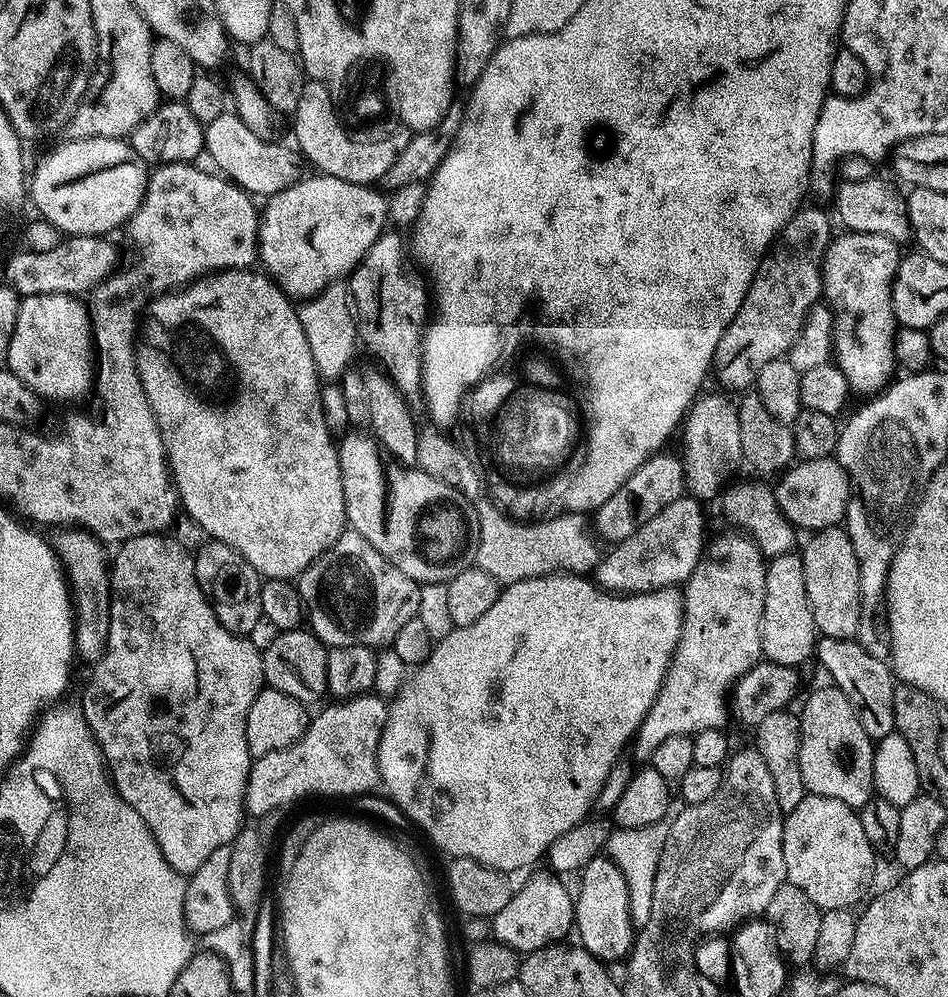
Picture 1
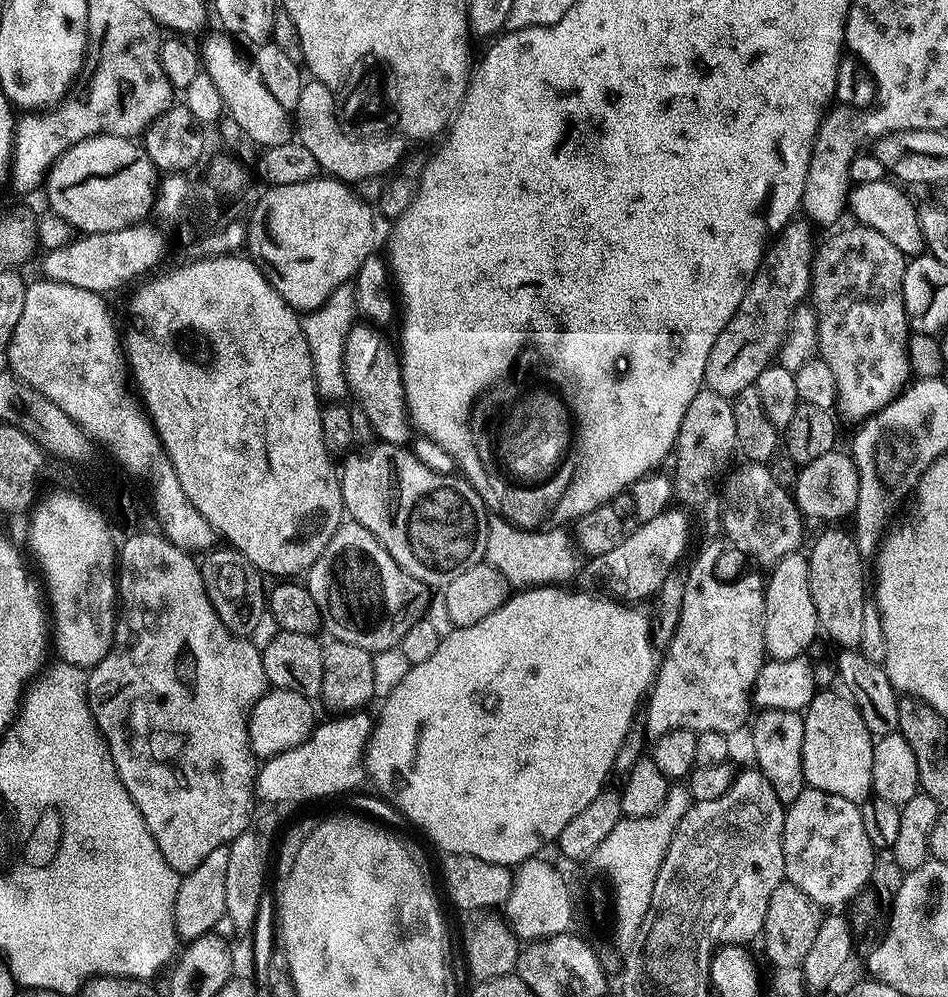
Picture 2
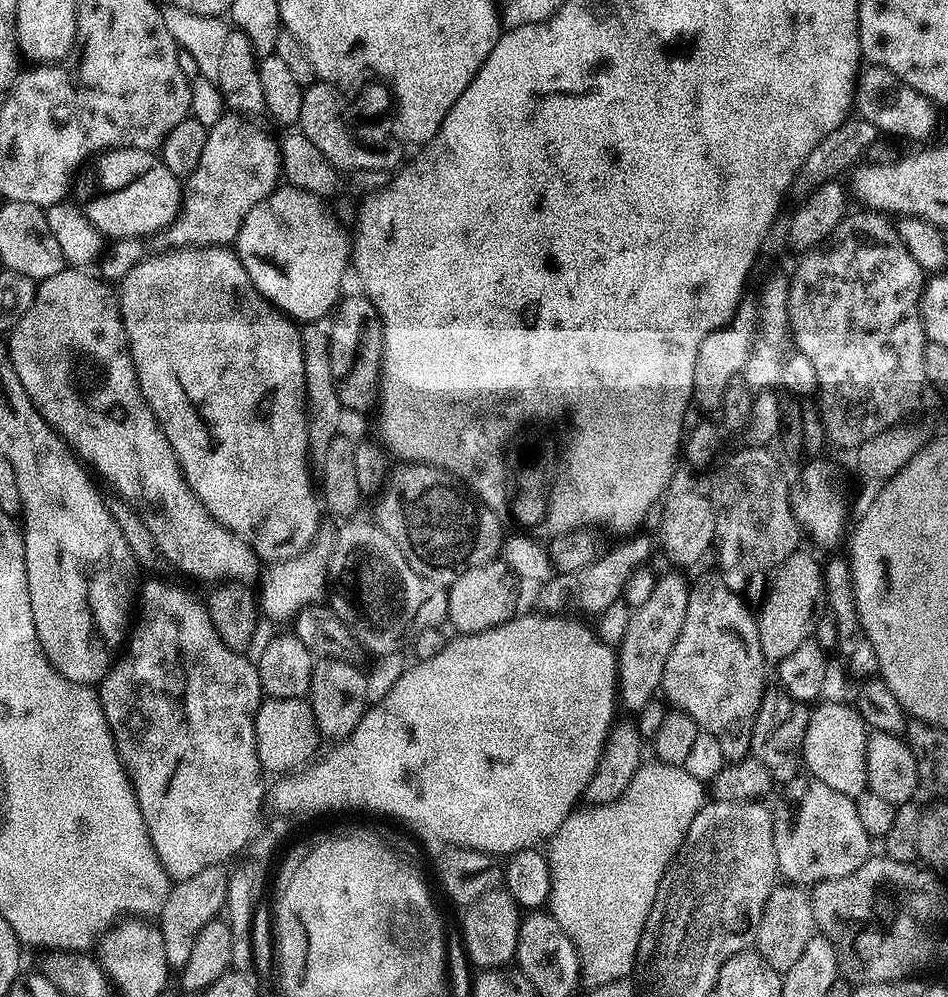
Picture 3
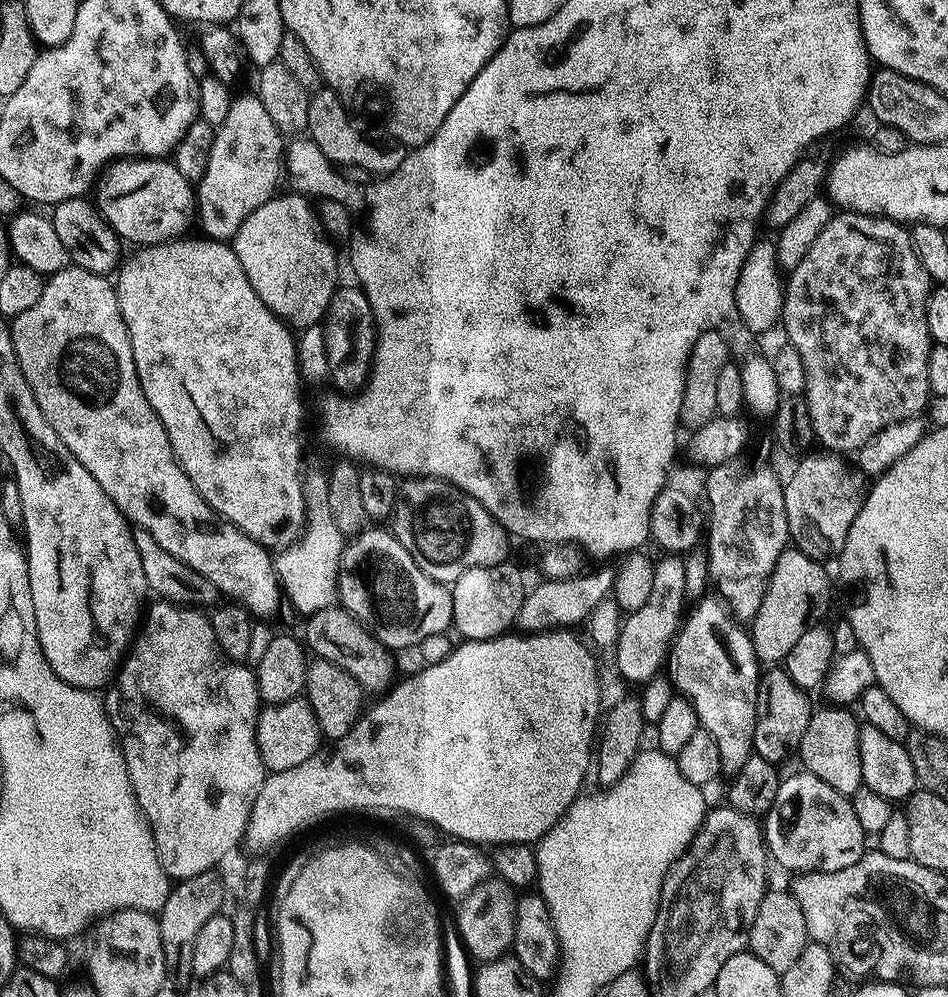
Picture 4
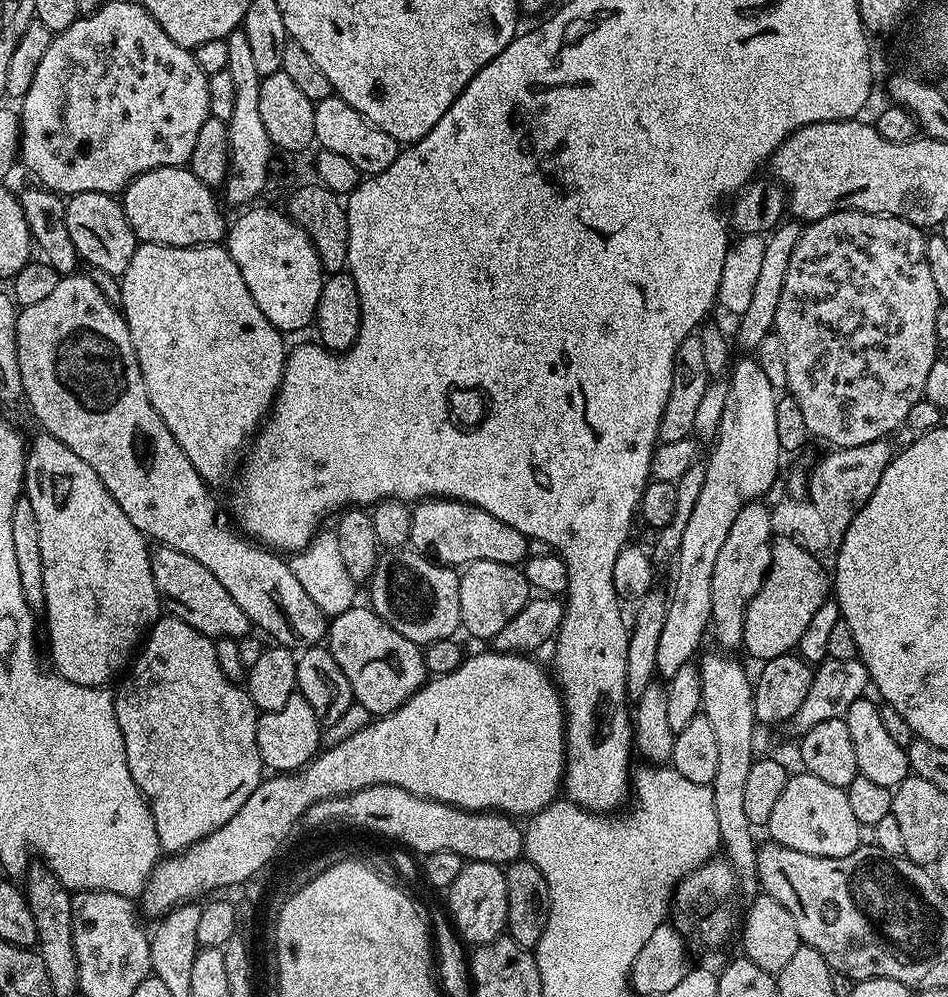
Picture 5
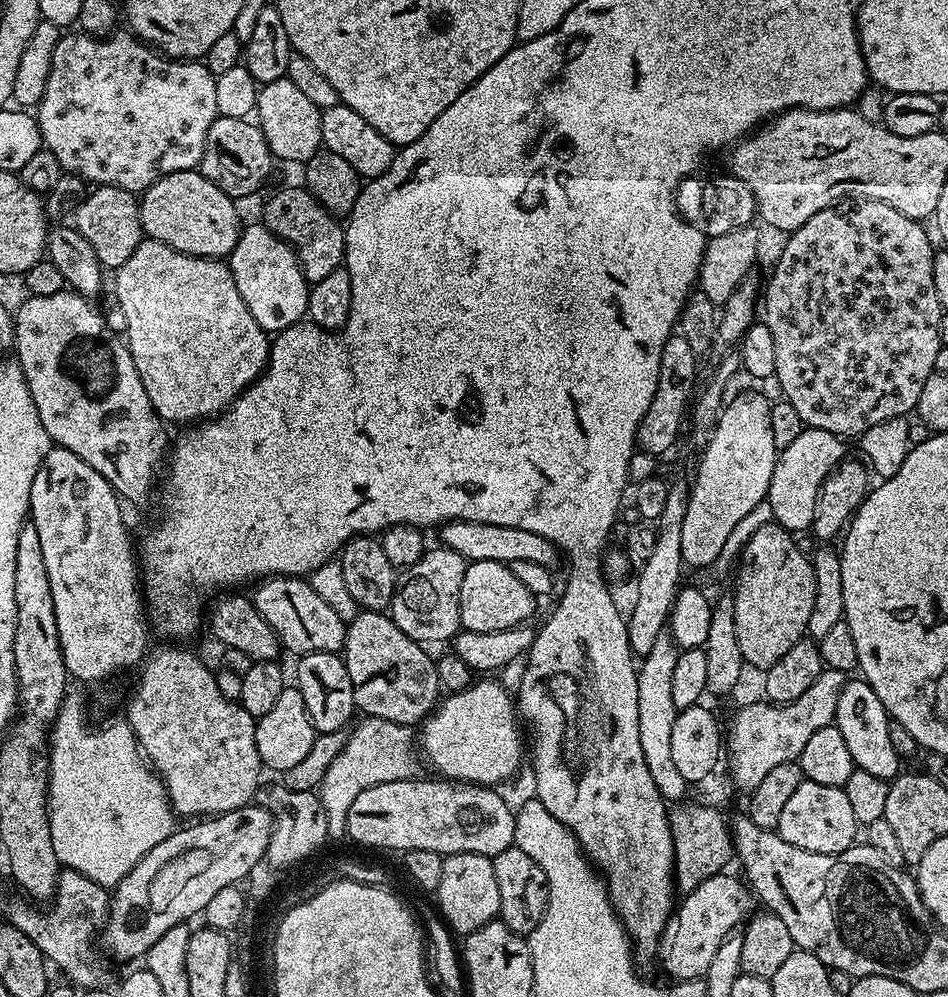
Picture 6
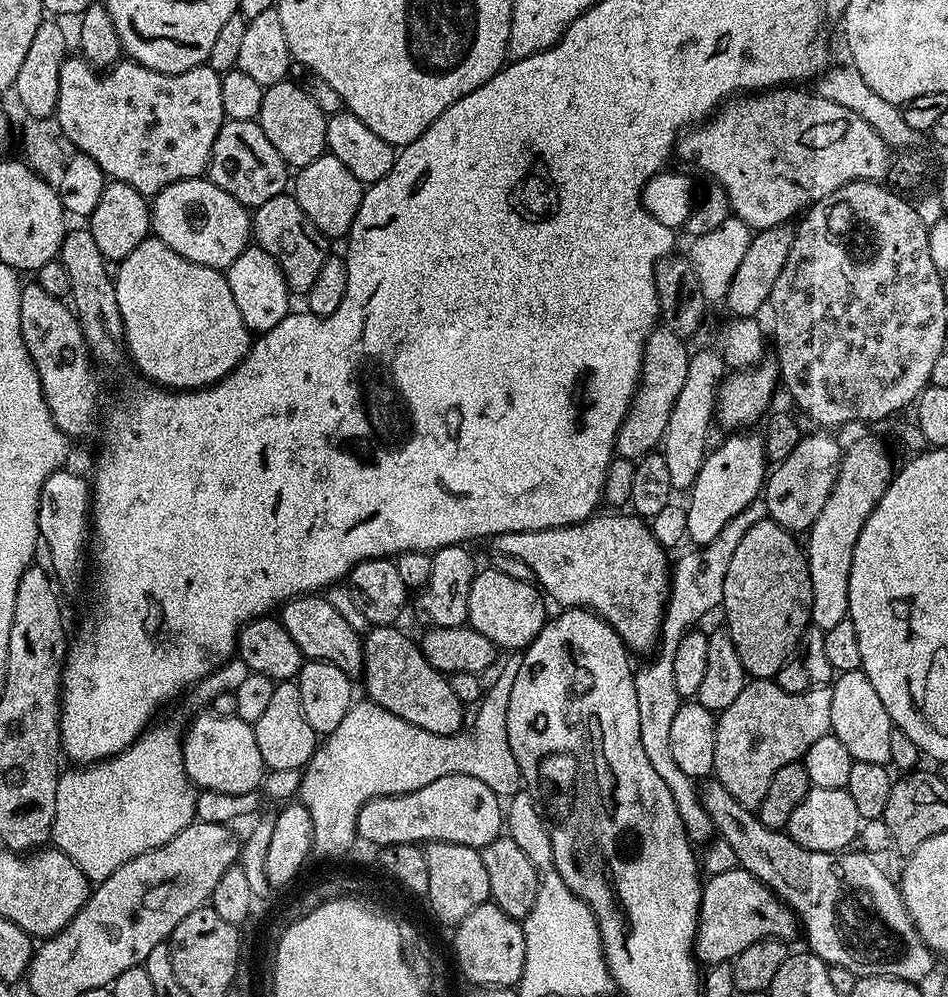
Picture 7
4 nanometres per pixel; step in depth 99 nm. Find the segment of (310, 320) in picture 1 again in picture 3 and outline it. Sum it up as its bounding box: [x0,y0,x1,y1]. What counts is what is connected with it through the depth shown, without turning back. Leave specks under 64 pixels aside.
[300,318,367,465]

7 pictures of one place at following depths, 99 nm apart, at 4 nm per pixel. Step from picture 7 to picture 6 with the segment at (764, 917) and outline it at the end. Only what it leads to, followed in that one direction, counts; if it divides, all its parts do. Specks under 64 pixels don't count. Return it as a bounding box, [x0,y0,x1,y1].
[658,874,754,981]

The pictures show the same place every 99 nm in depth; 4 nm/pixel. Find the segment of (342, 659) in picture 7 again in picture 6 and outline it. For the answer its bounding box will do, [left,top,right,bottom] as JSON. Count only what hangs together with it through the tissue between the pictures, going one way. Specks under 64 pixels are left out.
[254,574,346,657]

